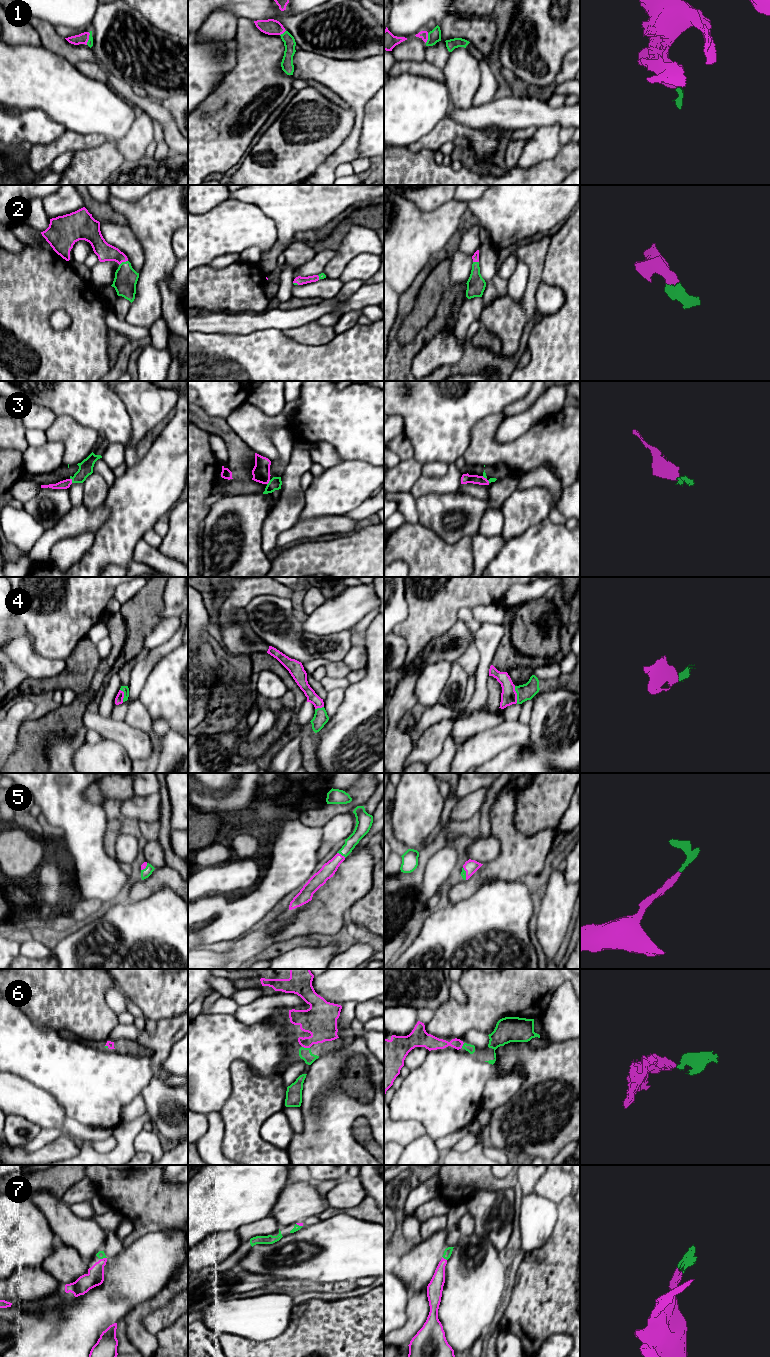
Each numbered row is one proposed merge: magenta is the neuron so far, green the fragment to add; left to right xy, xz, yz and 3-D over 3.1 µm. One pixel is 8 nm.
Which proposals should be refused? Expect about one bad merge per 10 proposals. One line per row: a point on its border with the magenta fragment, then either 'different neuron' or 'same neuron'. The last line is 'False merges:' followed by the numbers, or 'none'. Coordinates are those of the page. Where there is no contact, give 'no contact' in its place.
1: contact xy (88, 38); same neuron
2: contact xy (123, 261); same neuron
3: contact xy (71, 480); same neuron
4: contact yz (516, 694); same neuron
5: contact xz (340, 854); same neuron
6: contact xz (306, 1047); same neuron
7: contact xy (103, 1258); same neuron
False merges: none

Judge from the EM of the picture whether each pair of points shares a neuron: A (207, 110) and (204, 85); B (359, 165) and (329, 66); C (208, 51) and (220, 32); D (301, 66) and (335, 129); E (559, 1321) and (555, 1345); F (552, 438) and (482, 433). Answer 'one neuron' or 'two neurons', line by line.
A: two neurons
B: two neurons
C: two neurons
D: two neurons
E: two neurons
F: one neuron

